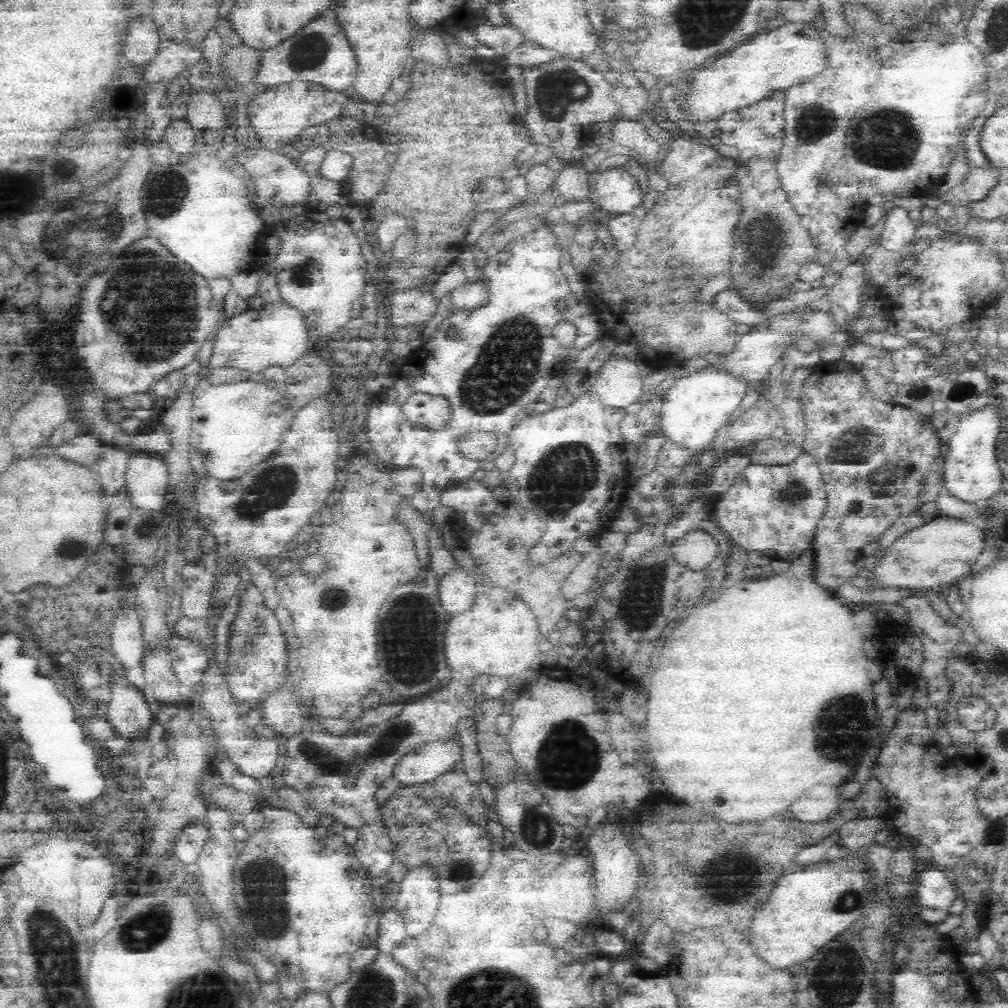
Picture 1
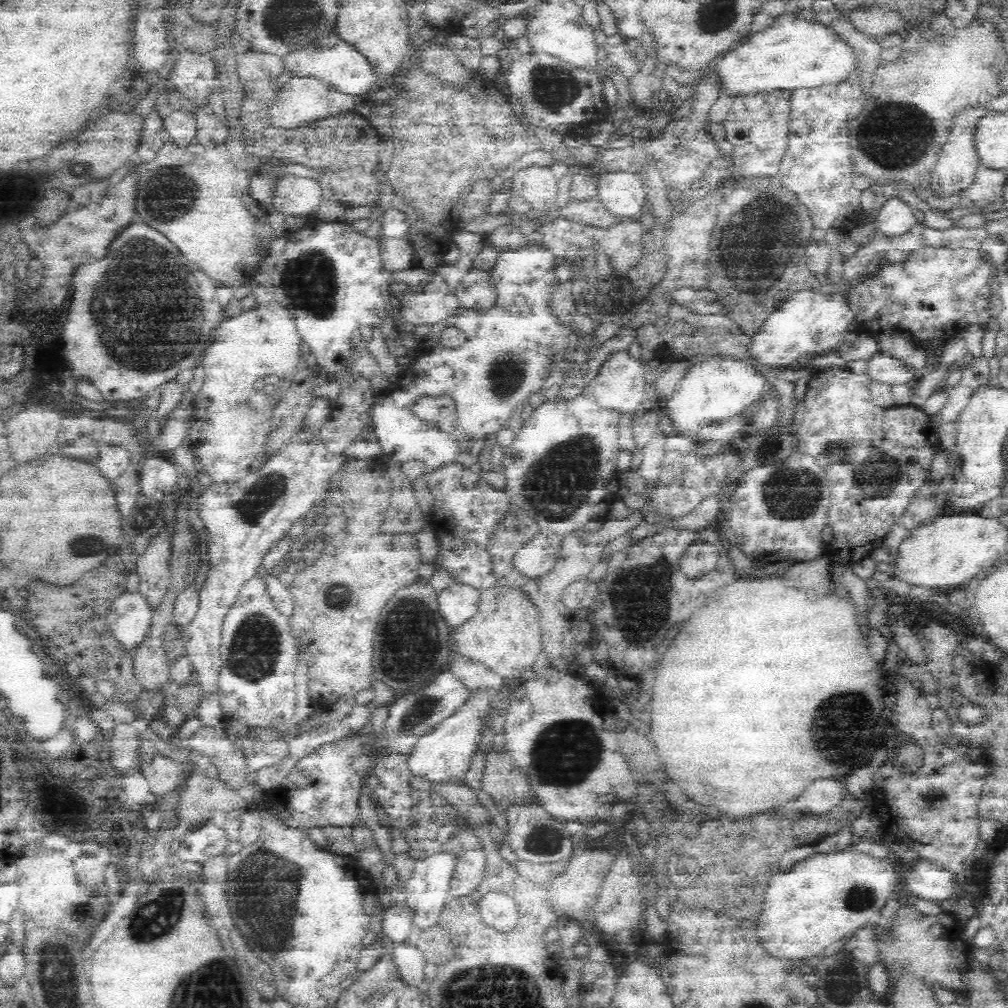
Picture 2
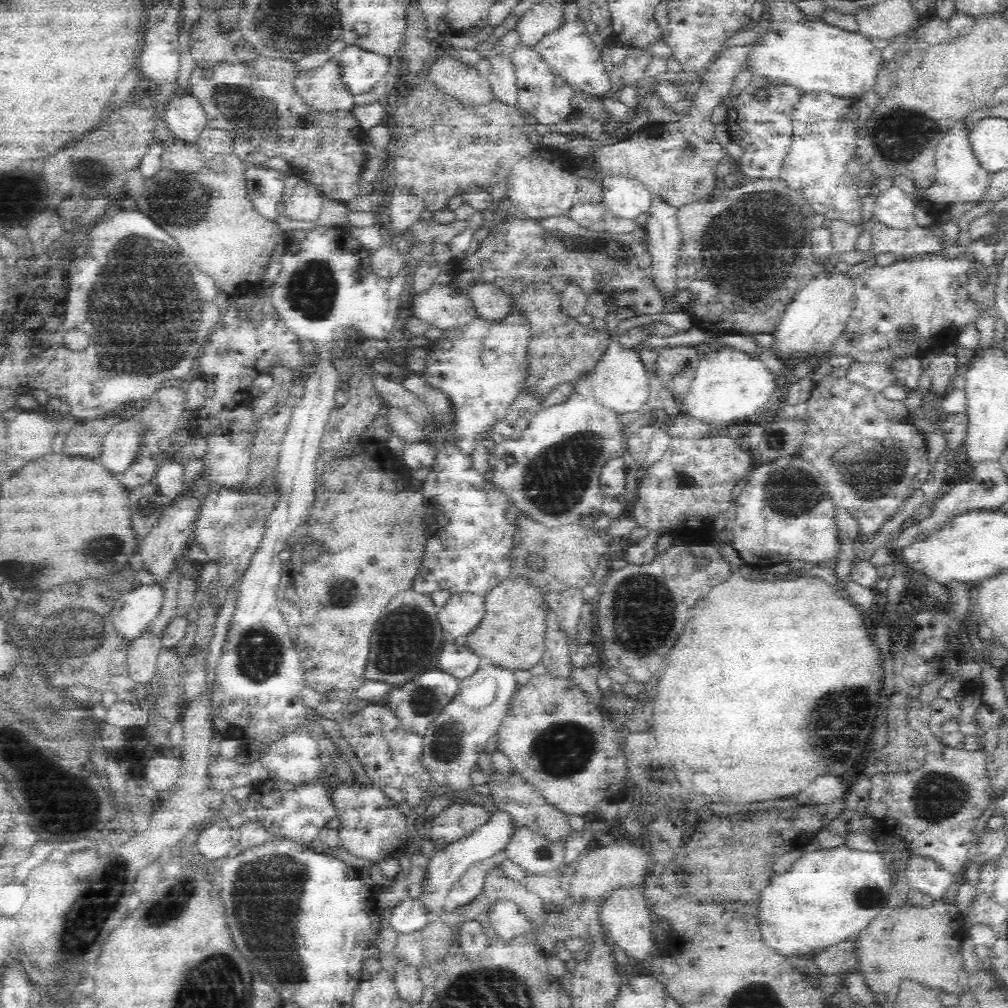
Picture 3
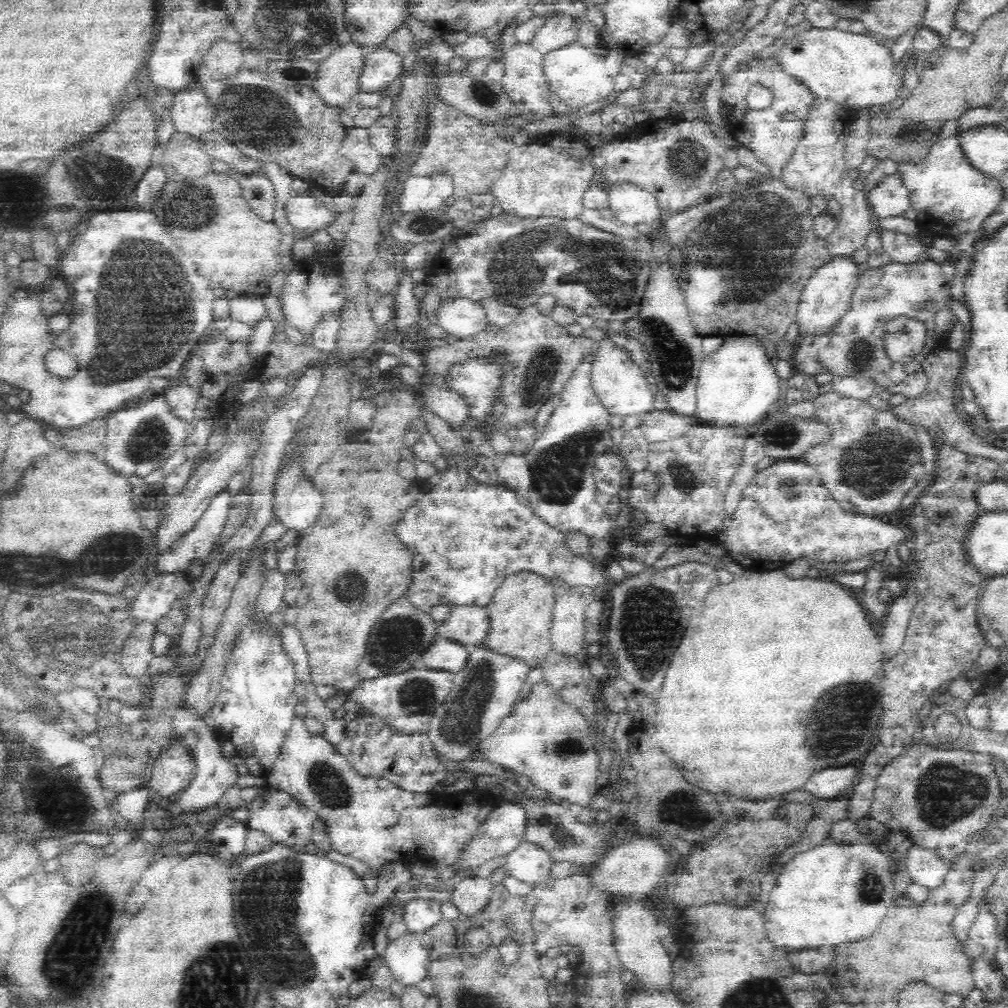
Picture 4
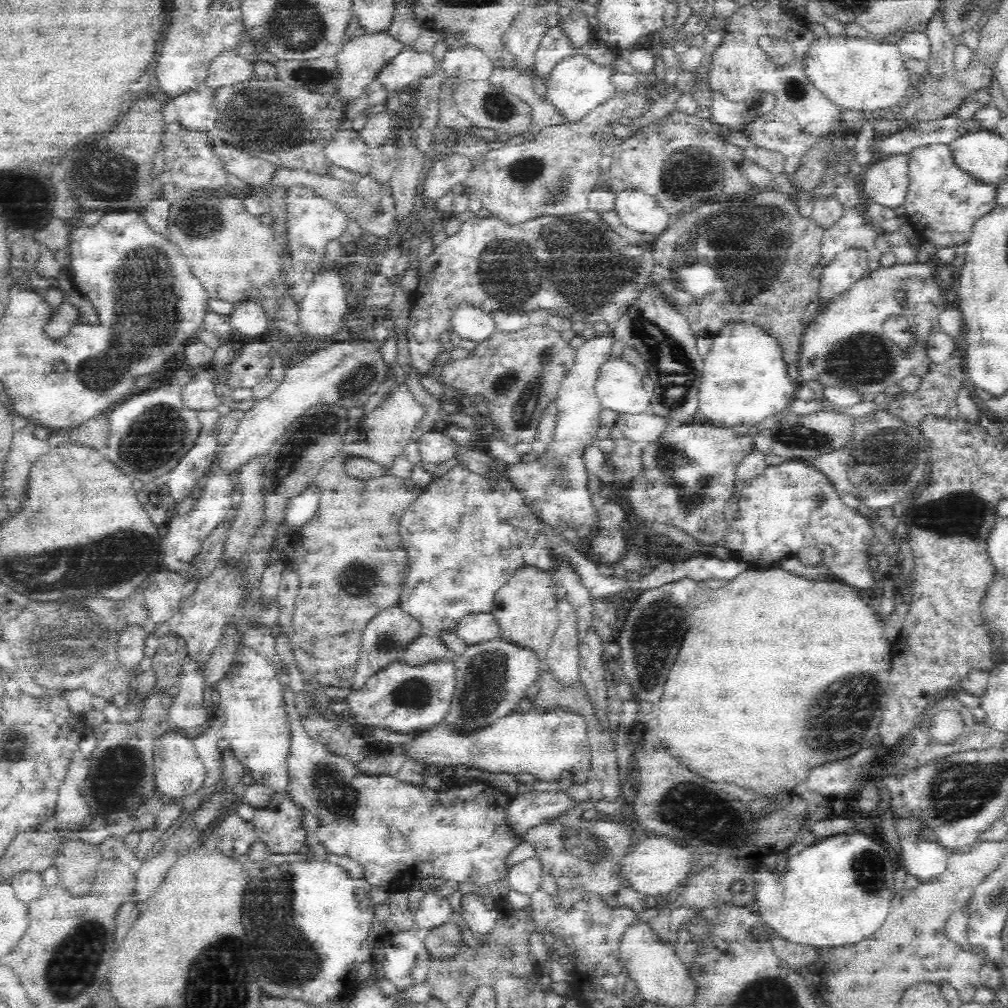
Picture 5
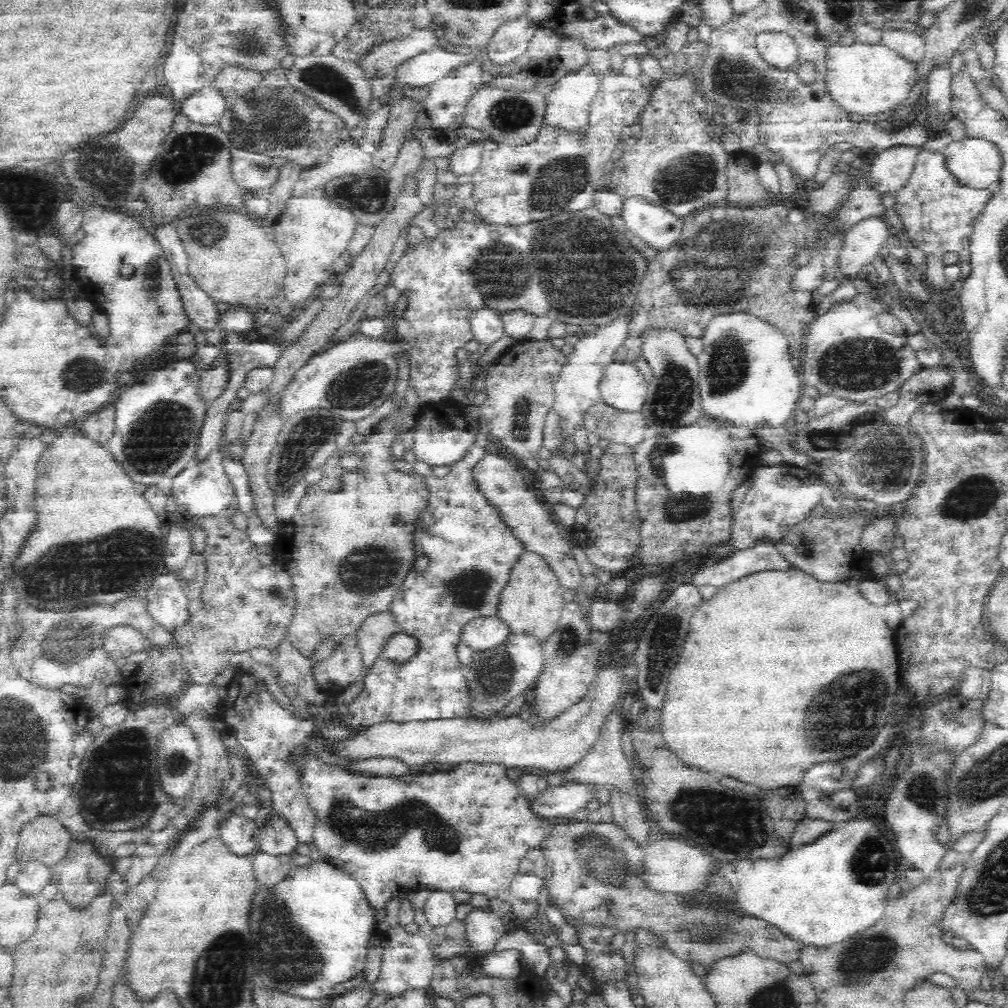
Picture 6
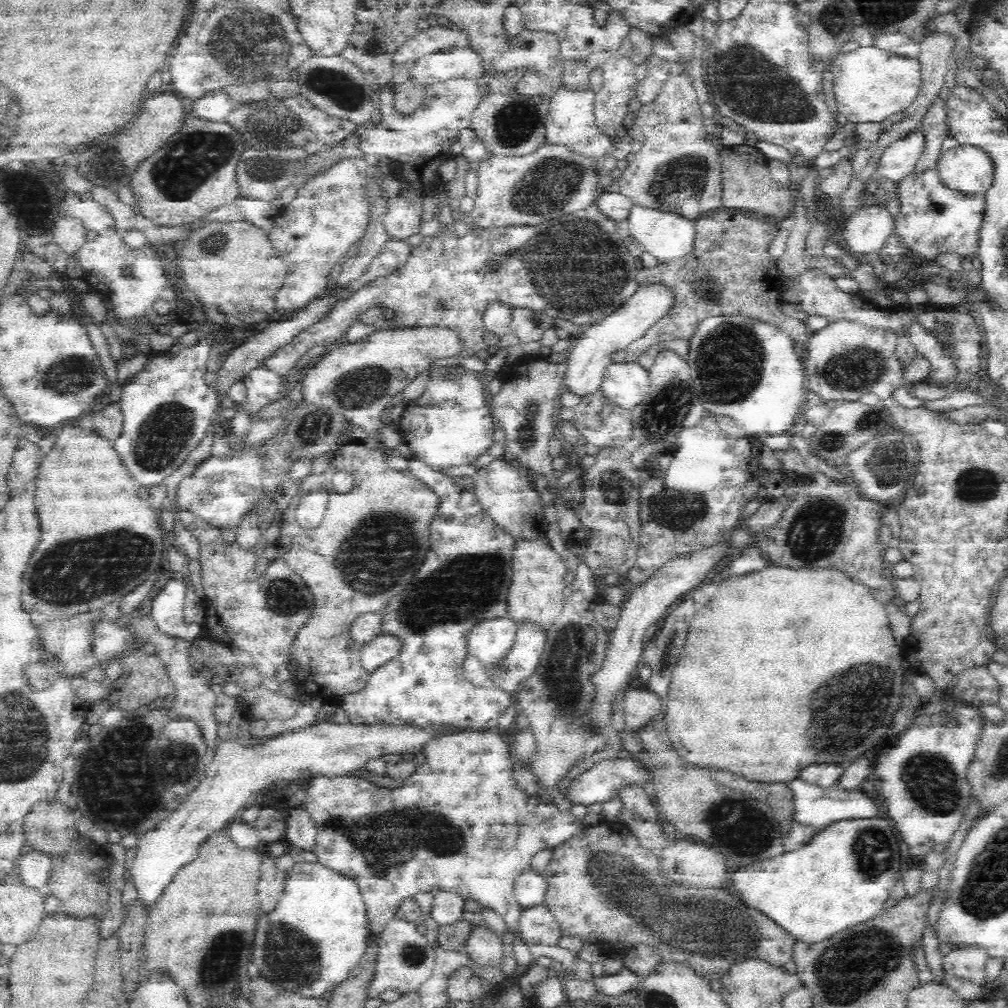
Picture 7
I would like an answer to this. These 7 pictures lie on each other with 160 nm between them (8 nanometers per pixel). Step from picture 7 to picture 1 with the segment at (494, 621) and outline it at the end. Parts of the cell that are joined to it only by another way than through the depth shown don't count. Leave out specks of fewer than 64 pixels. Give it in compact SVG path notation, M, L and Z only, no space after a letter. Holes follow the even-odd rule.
M458 566L439 578L437 590L444 611L461 613L472 606L475 578L467 569Z

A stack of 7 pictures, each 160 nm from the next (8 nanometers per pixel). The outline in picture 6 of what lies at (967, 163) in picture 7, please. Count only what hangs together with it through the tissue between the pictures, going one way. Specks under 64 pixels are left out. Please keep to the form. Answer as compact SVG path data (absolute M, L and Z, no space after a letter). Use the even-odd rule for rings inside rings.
M965 137L953 140L942 151L948 169L958 179L958 183L988 189L992 194L999 189L1003 168L1002 153L992 141Z

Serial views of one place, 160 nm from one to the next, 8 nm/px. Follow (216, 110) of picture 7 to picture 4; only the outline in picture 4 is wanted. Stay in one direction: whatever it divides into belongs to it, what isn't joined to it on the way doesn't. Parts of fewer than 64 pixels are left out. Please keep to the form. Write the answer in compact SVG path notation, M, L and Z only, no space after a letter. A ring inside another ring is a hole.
M201 88L177 92L170 115L175 132L200 138L205 132L212 131L212 109Z

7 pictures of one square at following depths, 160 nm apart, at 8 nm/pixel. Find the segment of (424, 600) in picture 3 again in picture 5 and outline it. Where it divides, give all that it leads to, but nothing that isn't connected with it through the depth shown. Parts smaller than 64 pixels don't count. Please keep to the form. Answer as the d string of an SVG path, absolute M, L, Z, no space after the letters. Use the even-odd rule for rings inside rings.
M392 606L392 608L384 610L384 612L380 612L376 616L376 620L372 620L372 624L368 624L368 628L366 628L366 632L363 632L363 634L356 674L352 678L350 691L362 688L371 676L380 672L382 668L386 668L388 664L403 662L402 654L404 654L404 650L410 644L414 643L416 638L421 636L422 624L416 617L412 617L410 613L404 611L400 606Z

